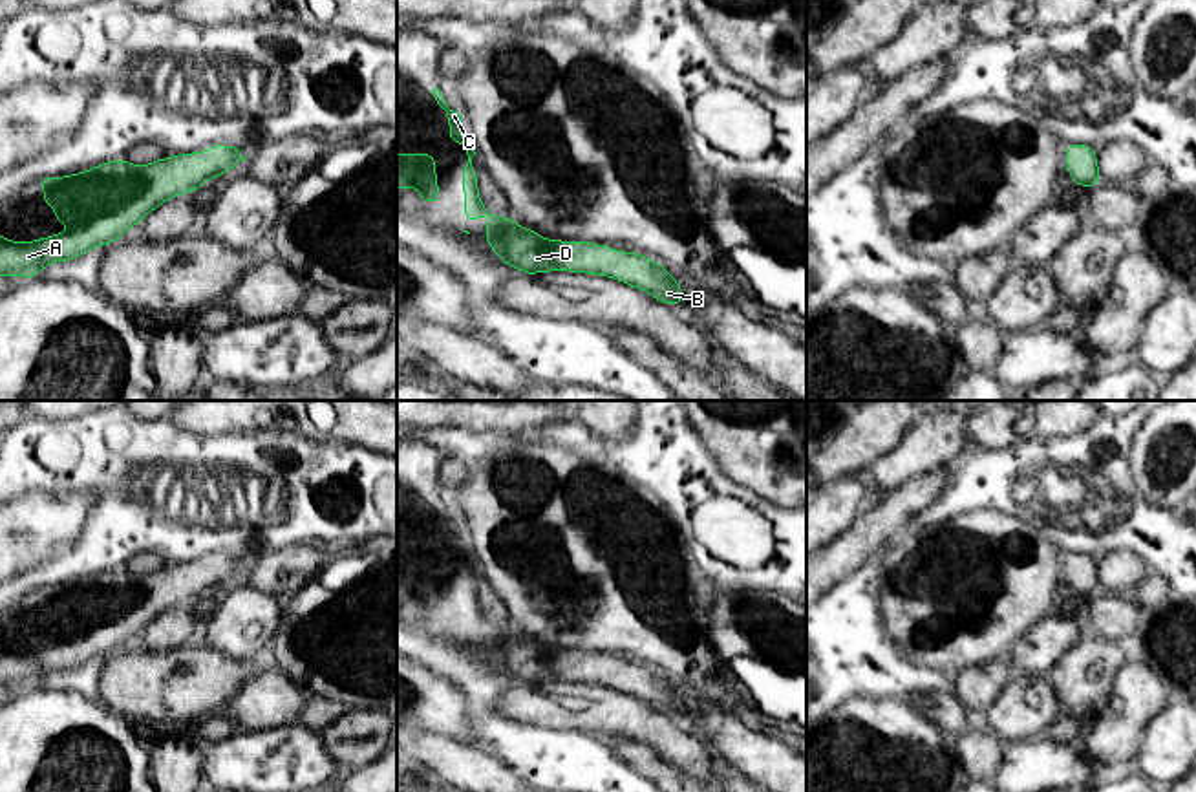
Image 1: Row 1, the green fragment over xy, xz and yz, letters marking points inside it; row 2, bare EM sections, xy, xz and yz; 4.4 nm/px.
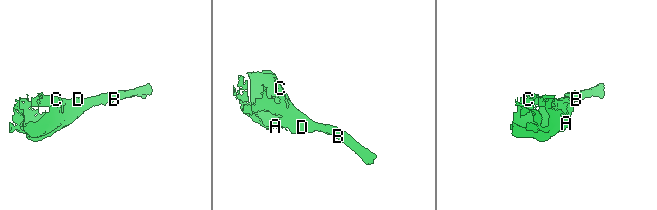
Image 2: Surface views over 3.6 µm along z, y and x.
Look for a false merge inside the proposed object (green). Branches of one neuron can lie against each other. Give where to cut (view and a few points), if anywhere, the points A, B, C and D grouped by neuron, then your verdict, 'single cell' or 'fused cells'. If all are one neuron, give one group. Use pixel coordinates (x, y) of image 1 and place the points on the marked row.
cut none; groups A B C D; single cell

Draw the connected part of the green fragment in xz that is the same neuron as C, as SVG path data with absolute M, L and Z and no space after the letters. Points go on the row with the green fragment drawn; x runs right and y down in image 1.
M433 88L432 93L450 121L448 141L455 141L468 155L468 163L463 166L461 176L465 188L465 221L470 223L477 216L485 216L492 223L481 236L490 240L488 247L505 260L503 263L521 269L525 274L571 271L609 276L647 291L662 304L680 305L684 289L658 262L647 260L636 252L616 252L609 245L543 240L538 232L521 229L510 218L490 214L481 205L477 192L477 176L472 165L475 152L459 134L466 126L465 119L457 110L446 106L439 88Z

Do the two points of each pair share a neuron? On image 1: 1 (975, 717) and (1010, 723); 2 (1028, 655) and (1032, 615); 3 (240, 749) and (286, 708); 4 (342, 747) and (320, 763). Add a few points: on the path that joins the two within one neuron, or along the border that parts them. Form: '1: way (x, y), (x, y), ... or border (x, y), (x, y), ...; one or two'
1: way (984, 719), (1001, 723); one
2: border (1045, 617), (1032, 628); two
3: border (298, 719), (288, 725), (238, 732); two
4: border (320, 732), (326, 752), (339, 767); two

